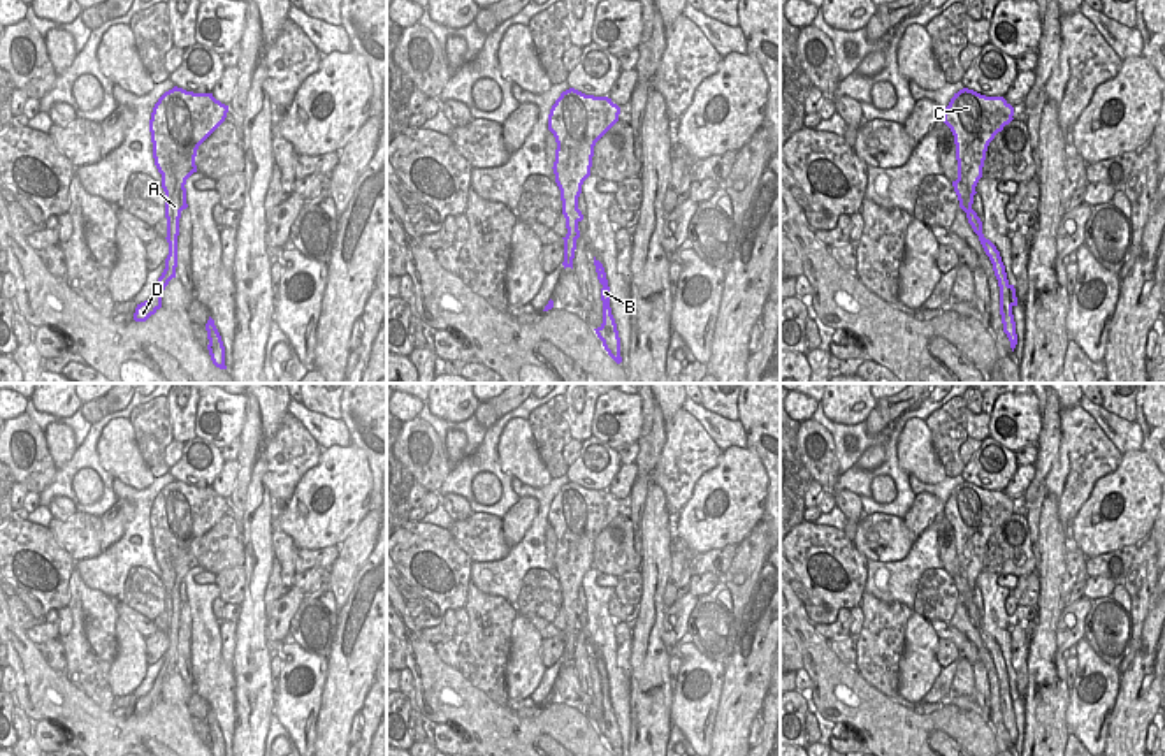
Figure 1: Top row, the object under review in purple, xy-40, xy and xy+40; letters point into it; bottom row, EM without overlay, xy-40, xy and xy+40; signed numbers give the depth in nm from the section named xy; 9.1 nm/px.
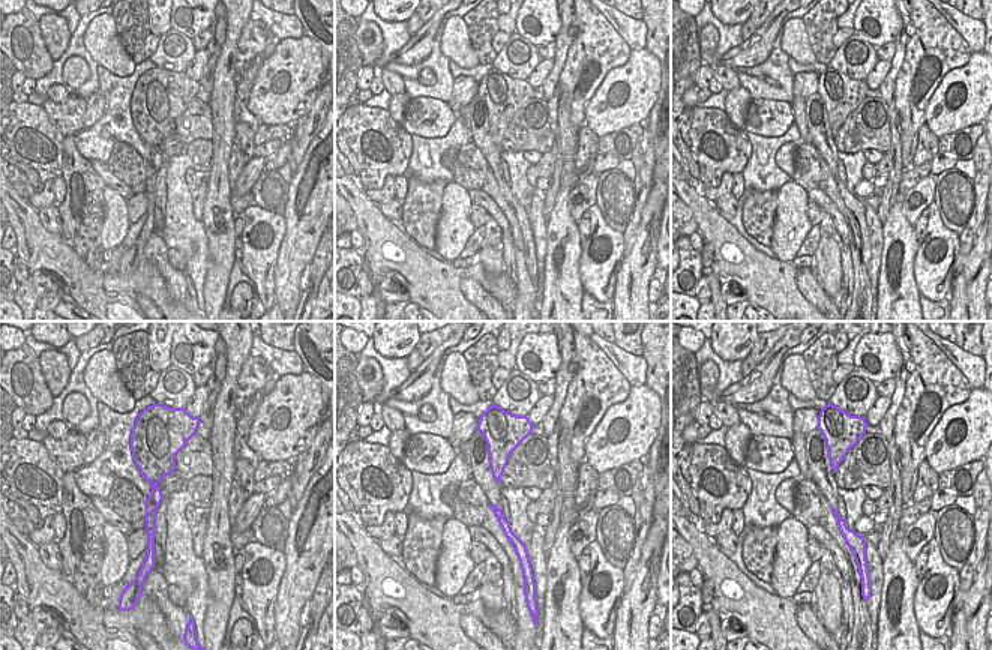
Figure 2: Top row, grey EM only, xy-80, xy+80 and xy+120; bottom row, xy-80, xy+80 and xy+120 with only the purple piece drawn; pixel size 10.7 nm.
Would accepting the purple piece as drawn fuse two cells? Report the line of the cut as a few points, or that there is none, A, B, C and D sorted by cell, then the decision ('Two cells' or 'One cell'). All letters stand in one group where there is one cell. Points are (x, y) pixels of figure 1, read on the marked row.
Split along xy+40 (958, 178), (972, 199). Groups: A C D / B. Two cells

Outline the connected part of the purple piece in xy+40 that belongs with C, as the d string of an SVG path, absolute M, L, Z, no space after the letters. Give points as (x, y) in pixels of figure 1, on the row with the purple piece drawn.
M968 88L954 93L944 111L944 123L954 135L958 179L972 199L982 178L988 146L1012 116L1014 107L1003 97L986 97Z

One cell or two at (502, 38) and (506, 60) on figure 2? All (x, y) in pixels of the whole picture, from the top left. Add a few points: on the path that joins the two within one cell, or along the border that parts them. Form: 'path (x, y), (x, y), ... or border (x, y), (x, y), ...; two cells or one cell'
border (511, 35), (499, 53); two cells

